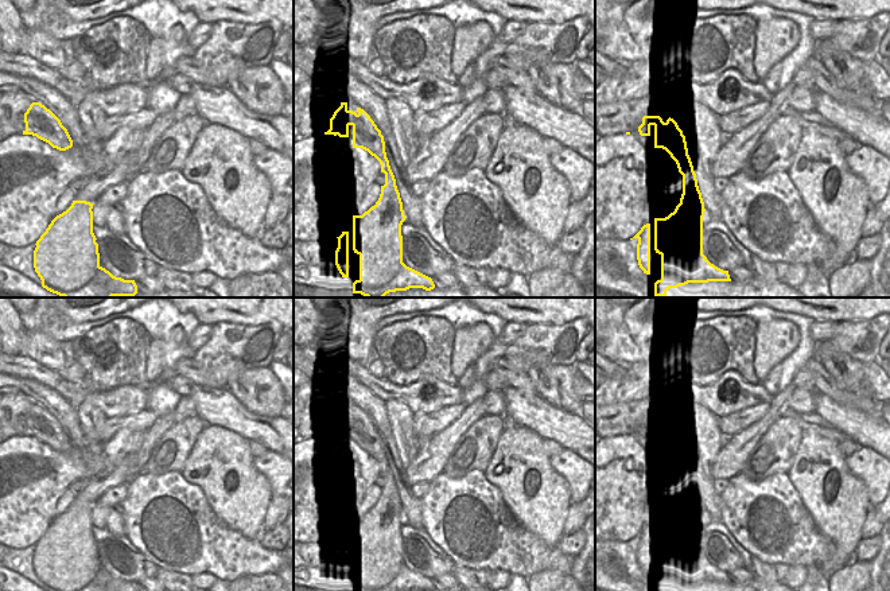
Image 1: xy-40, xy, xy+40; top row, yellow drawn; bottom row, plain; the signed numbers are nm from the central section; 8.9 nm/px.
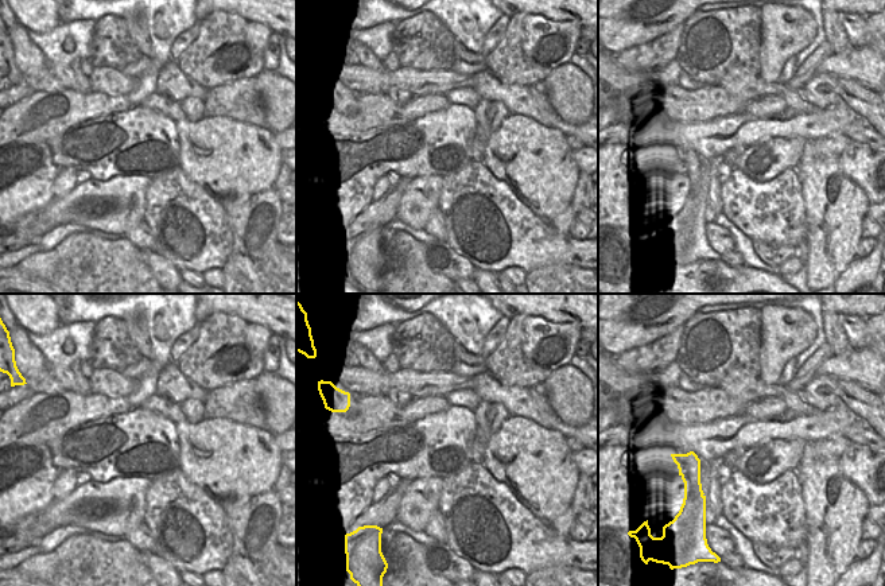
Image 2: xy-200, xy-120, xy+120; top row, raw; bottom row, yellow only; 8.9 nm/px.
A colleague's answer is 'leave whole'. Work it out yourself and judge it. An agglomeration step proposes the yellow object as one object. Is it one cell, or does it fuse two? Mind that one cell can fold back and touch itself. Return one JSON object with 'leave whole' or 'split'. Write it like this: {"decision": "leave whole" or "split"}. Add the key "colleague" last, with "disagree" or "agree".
{"decision": "split", "colleague": "disagree"}

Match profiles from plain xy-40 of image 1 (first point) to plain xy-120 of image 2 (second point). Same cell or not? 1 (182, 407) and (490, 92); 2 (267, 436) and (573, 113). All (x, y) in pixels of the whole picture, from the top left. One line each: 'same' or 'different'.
1: different
2: different

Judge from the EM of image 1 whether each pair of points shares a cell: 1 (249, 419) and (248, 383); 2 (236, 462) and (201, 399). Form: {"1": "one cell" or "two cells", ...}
{"1": "two cells", "2": "two cells"}

